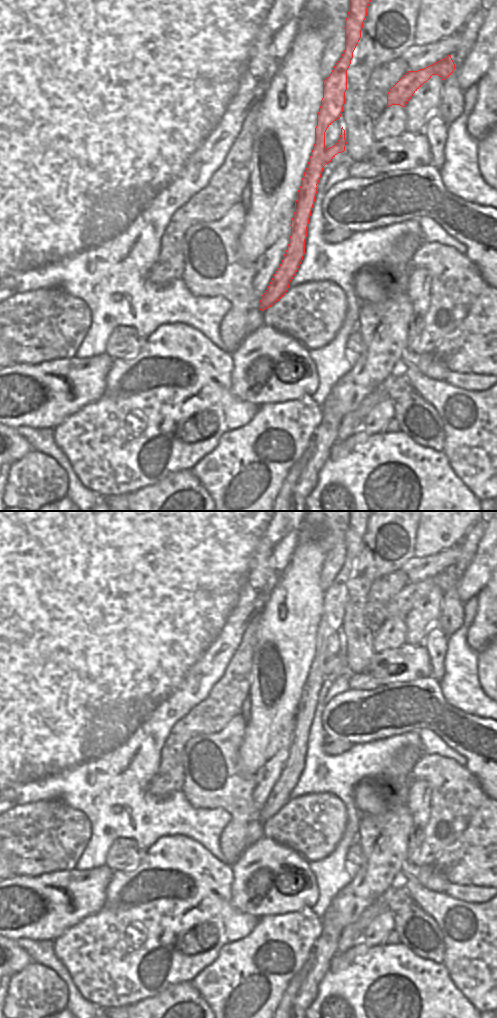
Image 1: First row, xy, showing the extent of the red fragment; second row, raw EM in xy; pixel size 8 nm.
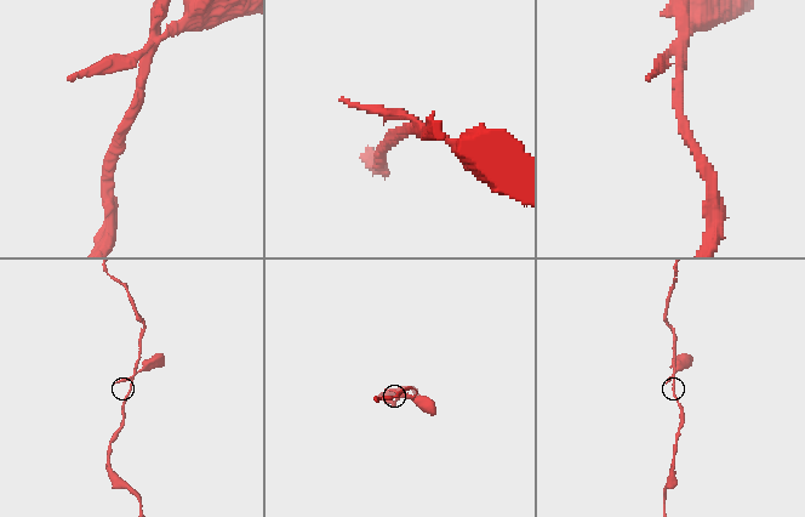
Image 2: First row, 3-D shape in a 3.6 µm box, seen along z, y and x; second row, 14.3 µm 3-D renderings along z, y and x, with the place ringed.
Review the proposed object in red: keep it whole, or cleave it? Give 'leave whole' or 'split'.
split

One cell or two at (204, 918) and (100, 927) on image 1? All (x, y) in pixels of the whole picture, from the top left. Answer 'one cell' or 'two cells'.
one cell

